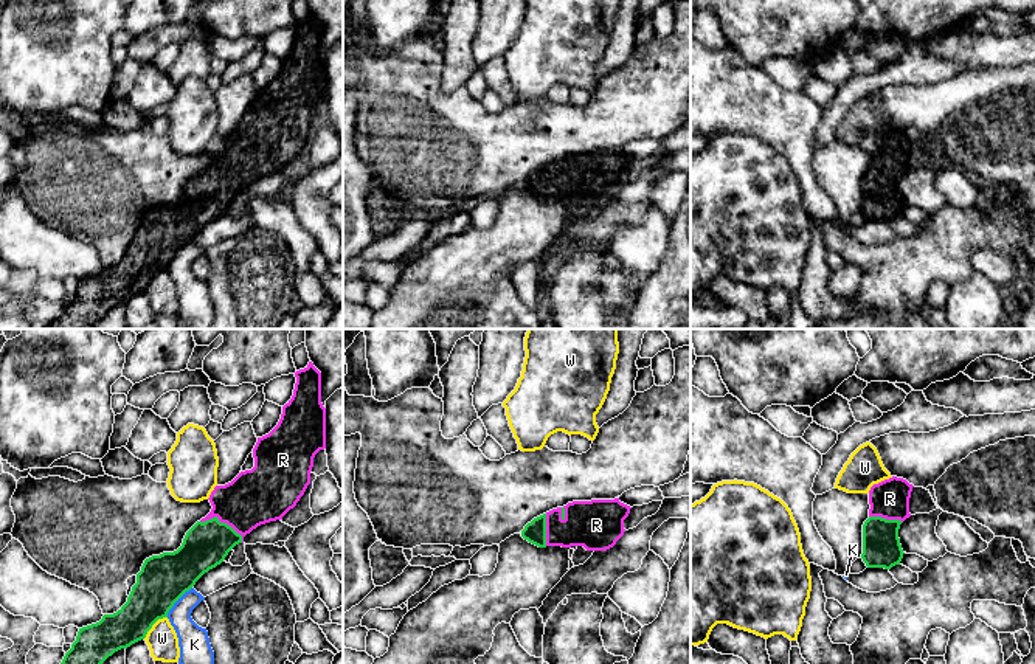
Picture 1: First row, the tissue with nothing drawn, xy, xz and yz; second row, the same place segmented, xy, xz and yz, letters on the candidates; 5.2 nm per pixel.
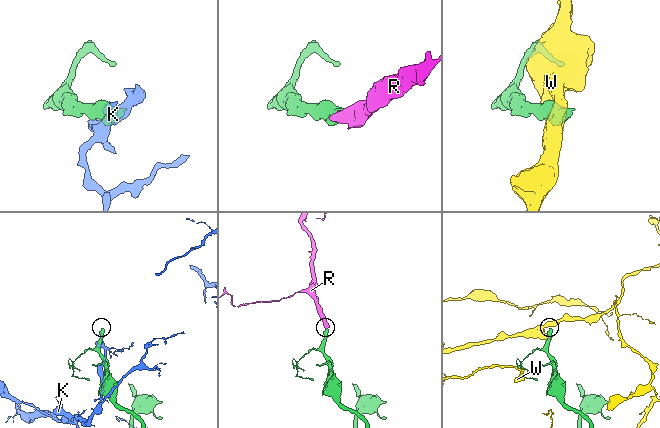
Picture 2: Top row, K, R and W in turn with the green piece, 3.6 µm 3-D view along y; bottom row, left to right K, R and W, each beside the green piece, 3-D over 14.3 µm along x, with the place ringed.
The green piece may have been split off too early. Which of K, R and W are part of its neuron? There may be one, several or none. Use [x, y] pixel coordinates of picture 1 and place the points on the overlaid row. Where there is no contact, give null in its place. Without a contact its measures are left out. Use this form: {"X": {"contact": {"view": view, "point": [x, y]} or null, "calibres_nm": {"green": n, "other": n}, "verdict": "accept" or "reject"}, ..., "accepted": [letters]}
{"K": {"contact": {"view": "xy", "point": [176, 601]}, "calibres_nm": {"green": 260, "other": 160}, "verdict": "reject"}, "R": {"contact": {"view": "xy", "point": [224, 523]}, "calibres_nm": {"green": 240, "other": 300}, "verdict": "accept"}, "W": {"contact": {"view": "xy", "point": [152, 624]}, "calibres_nm": {"green": 260, "other": 160}, "verdict": "reject"}, "accepted": ["R"]}

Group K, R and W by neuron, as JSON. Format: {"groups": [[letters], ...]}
{"groups": [["K"], ["R"], ["W"]]}

